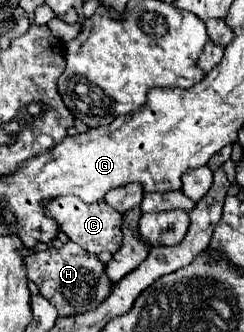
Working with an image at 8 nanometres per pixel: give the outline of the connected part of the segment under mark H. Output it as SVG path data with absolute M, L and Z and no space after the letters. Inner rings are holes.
M65 242L61 248L49 246L41 252L33 252L27 258L27 276L39 286L39 292L57 308L59 316L75 316L95 310L113 290L113 282L105 272L105 264L83 250L75 242Z

